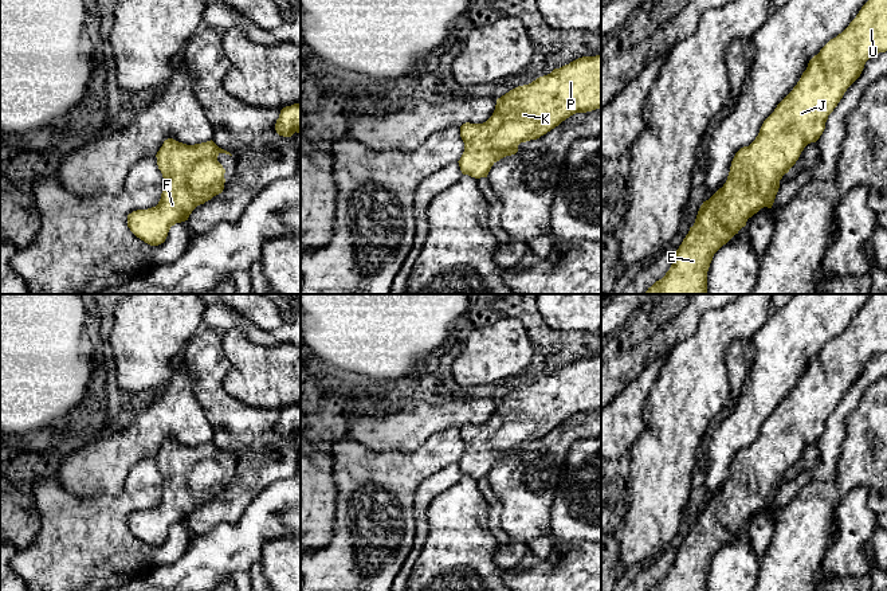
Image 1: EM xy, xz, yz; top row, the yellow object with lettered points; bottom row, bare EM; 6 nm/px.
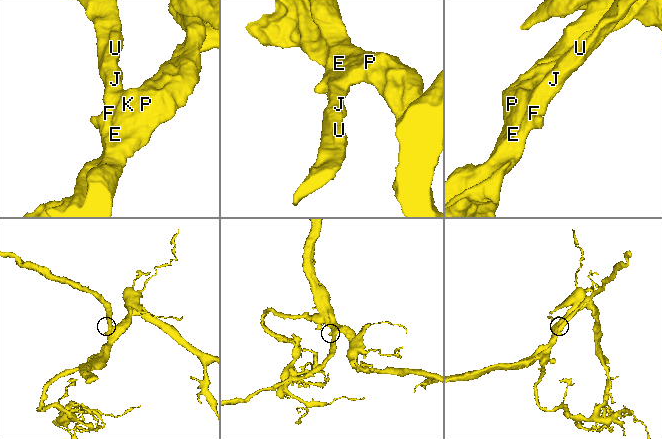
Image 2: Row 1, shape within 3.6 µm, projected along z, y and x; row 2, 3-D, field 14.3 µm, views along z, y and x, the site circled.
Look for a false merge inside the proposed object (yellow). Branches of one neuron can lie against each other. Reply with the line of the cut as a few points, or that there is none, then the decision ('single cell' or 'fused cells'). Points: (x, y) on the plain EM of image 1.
no cut | single cell

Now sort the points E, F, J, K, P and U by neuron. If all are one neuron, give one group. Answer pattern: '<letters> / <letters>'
E F J K P U

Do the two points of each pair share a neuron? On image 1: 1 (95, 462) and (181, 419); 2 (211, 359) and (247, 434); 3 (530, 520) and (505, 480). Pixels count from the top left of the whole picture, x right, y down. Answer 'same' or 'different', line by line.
1: same
2: same
3: same

